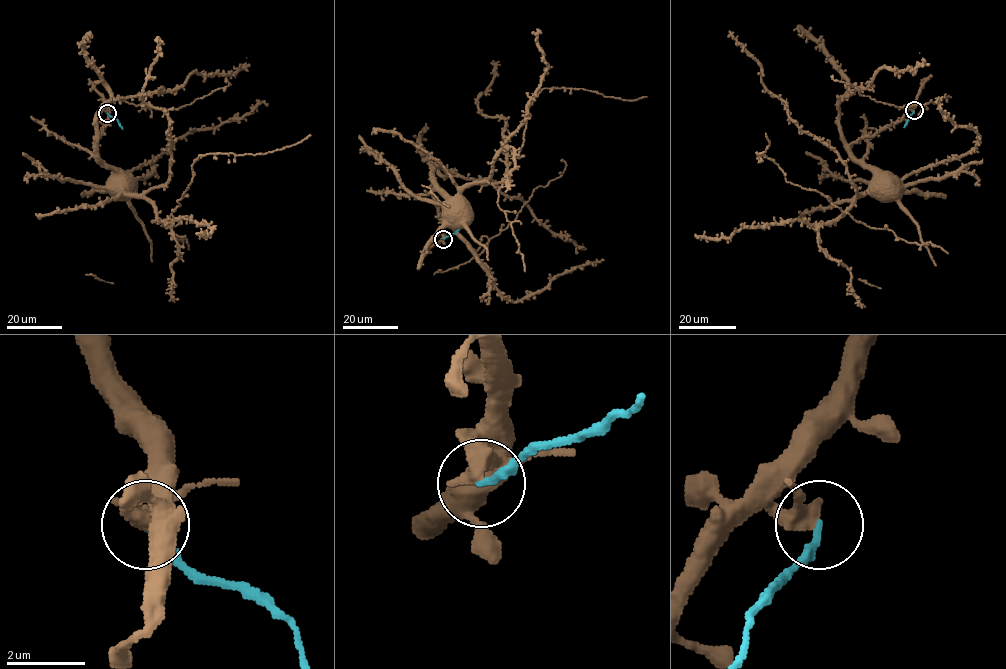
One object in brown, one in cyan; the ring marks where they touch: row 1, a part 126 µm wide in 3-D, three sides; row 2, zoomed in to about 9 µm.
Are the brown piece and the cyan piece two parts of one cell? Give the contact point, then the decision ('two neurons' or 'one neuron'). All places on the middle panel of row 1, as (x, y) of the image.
place (443, 239); two neurons

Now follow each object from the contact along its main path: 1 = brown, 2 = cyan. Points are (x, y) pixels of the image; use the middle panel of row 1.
1: (443, 238), (444, 225), (432, 193), (432, 177), (451, 199), (460, 204)
2: (443, 238), (458, 229)

